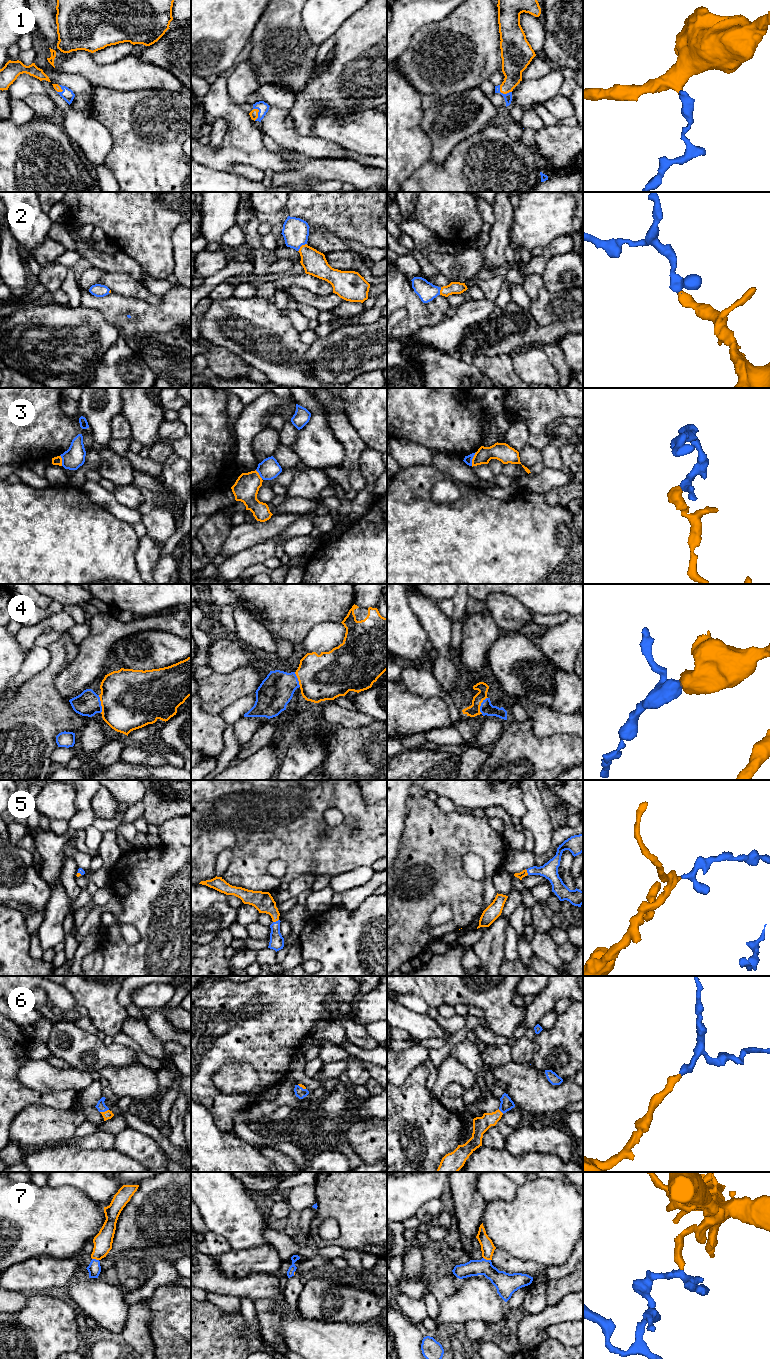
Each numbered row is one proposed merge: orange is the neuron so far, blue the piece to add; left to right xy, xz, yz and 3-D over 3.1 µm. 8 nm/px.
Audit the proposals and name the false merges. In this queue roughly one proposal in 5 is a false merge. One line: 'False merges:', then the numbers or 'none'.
False merges: 3

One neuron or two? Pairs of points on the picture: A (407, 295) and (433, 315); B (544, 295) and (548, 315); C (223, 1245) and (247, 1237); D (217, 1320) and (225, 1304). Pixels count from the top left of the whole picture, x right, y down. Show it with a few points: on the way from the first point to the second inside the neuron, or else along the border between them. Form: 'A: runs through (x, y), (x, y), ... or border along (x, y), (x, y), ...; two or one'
A: runs through (413, 301), (427, 314); one
B: runs through (546, 300), (548, 310); one
C: border along (208, 1232), (224, 1237), (232, 1249); two
D: border along (208, 1301), (230, 1314), (239, 1311); two

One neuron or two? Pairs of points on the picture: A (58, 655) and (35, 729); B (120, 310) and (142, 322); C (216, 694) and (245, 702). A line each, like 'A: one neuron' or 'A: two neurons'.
A: one neuron
B: one neuron
C: two neurons

